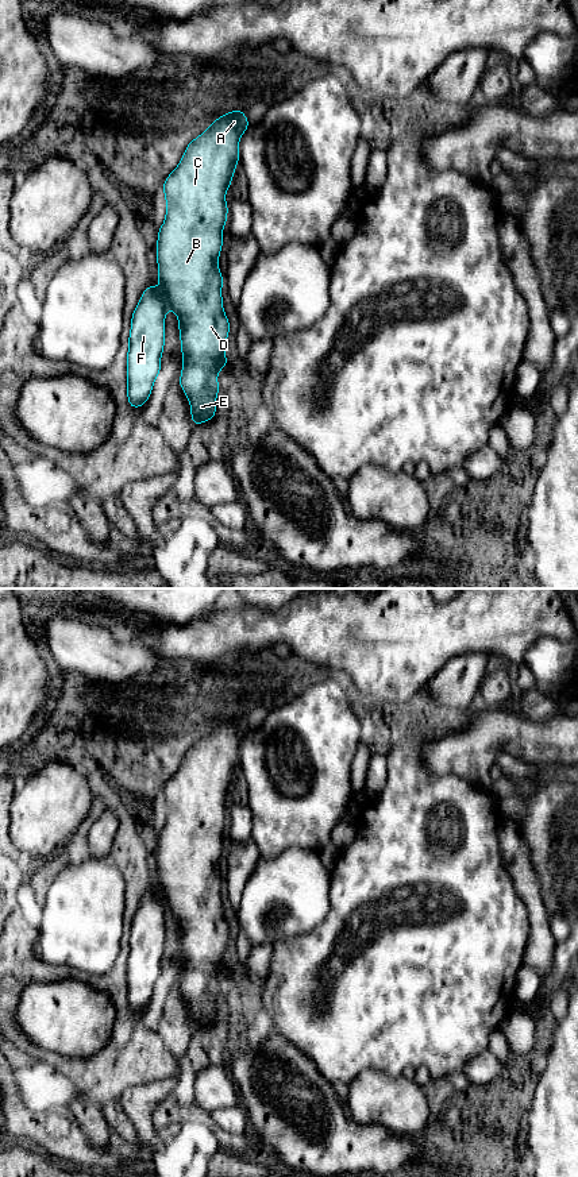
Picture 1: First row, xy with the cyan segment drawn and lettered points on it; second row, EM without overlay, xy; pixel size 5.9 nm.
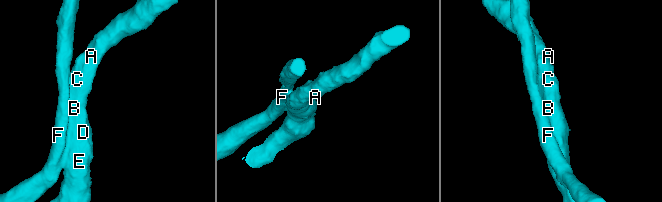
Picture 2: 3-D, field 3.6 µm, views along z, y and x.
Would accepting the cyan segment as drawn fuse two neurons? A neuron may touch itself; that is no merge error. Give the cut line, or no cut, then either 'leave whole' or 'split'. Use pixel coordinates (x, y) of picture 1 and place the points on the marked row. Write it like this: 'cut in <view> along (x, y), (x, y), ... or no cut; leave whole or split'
no cut; leave whole

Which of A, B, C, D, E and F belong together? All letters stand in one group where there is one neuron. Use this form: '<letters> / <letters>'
A B C D E F

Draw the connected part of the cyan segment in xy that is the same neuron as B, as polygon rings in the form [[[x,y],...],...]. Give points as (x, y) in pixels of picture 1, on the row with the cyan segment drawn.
[[[242,109],[219,116],[211,127],[185,148],[178,166],[167,175],[162,190],[166,215],[158,229],[157,263],[159,288],[147,285],[131,317],[127,352],[127,397],[132,409],[144,406],[161,373],[165,346],[165,316],[172,309],[178,317],[181,354],[184,358],[178,385],[190,402],[193,427],[216,414],[216,395],[220,391],[219,371],[228,364],[224,347],[230,320],[223,309],[219,270],[223,247],[223,227],[227,224],[227,189],[239,163],[239,140],[250,127]]]

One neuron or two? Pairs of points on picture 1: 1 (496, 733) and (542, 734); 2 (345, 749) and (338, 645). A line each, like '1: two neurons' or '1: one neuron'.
1: one neuron
2: two neurons

